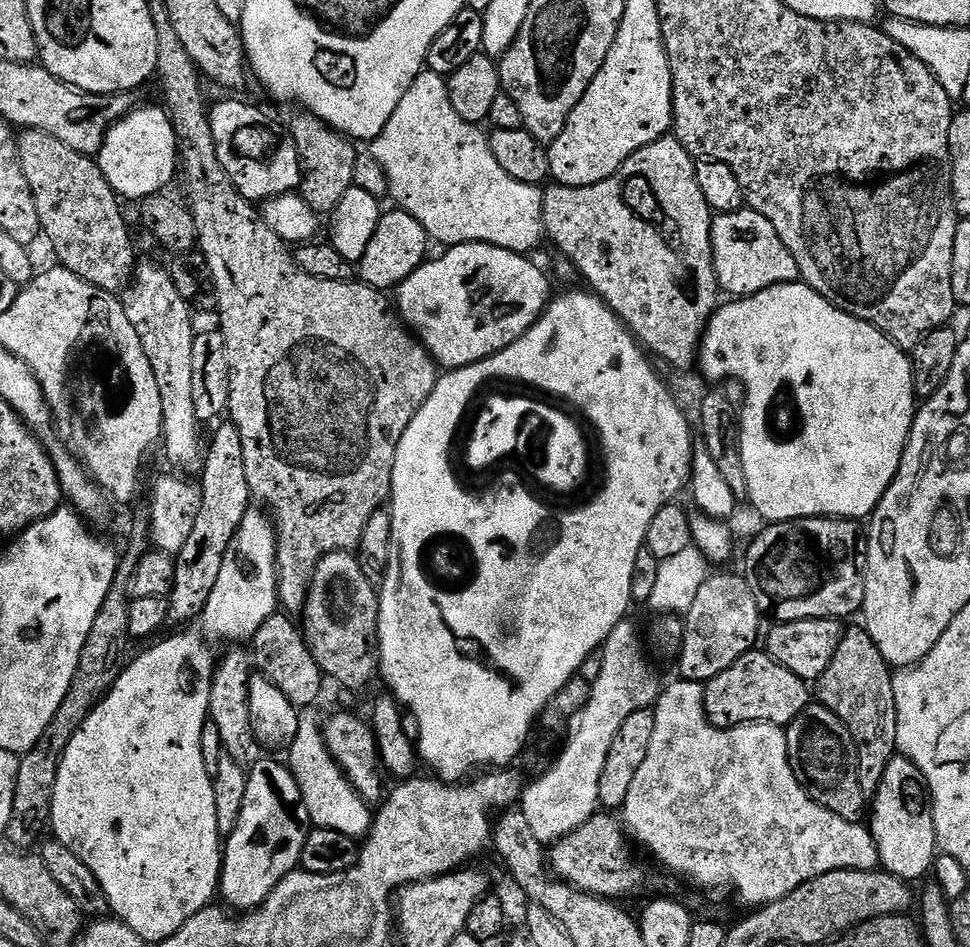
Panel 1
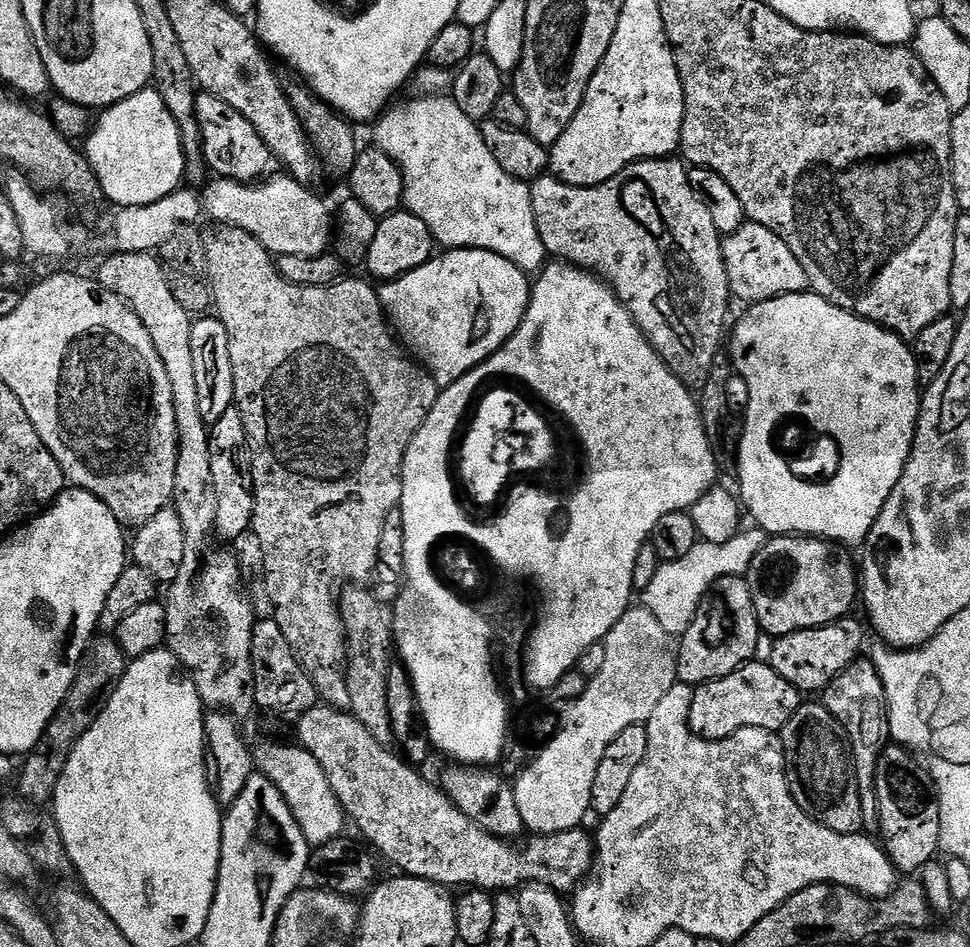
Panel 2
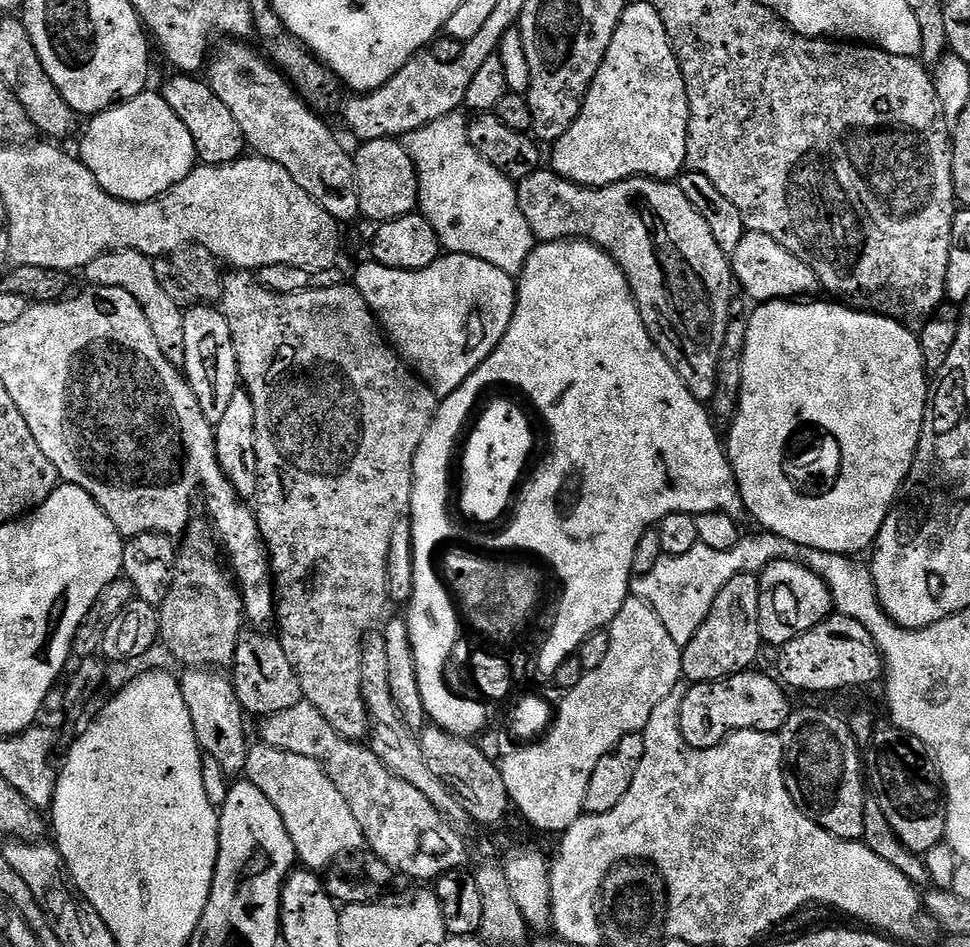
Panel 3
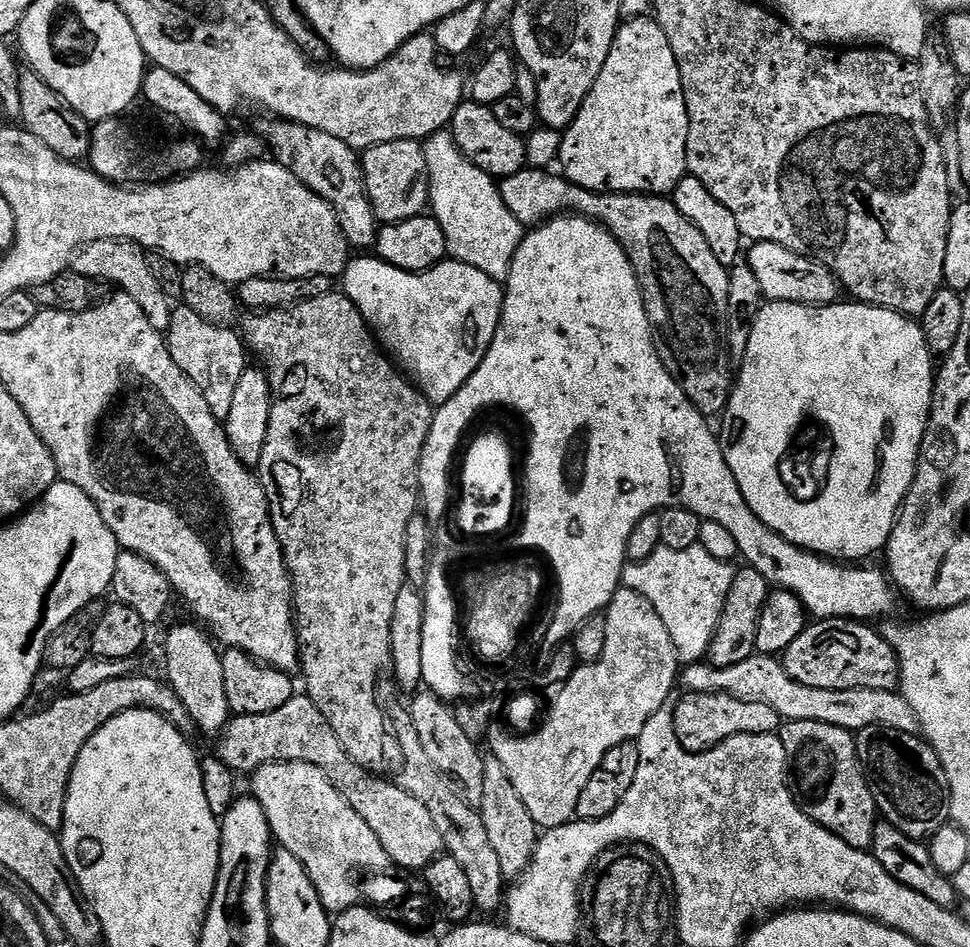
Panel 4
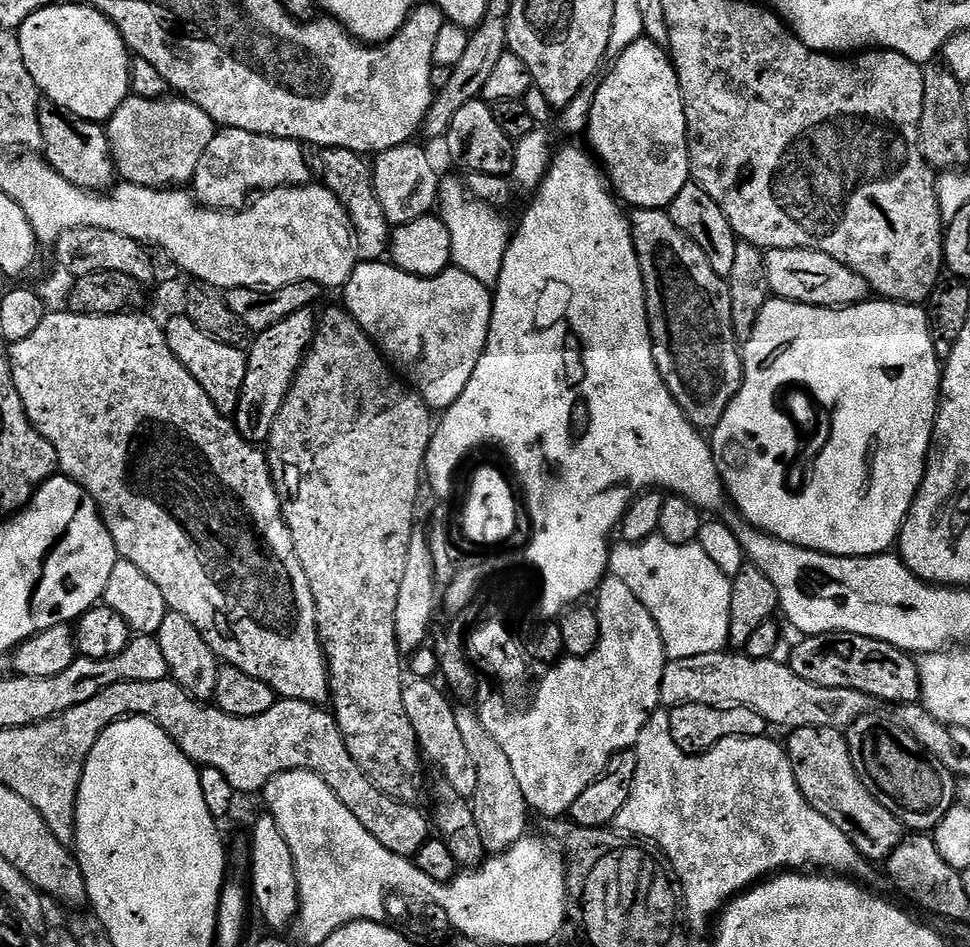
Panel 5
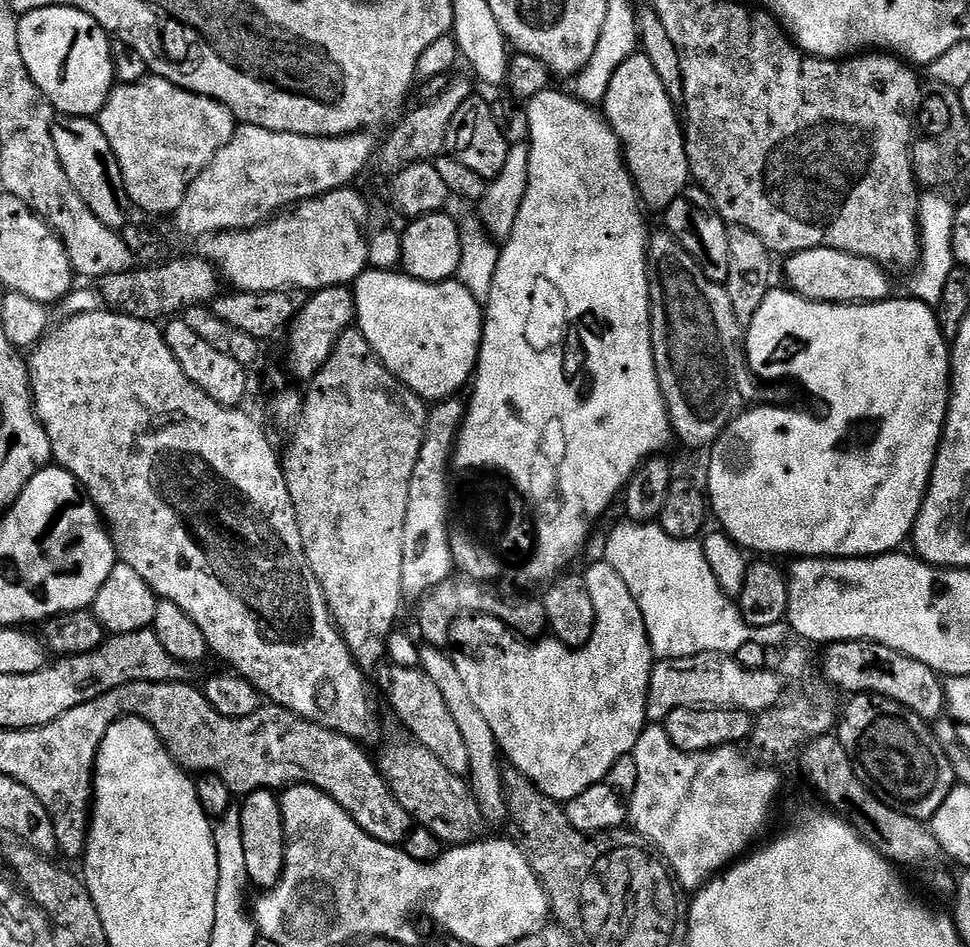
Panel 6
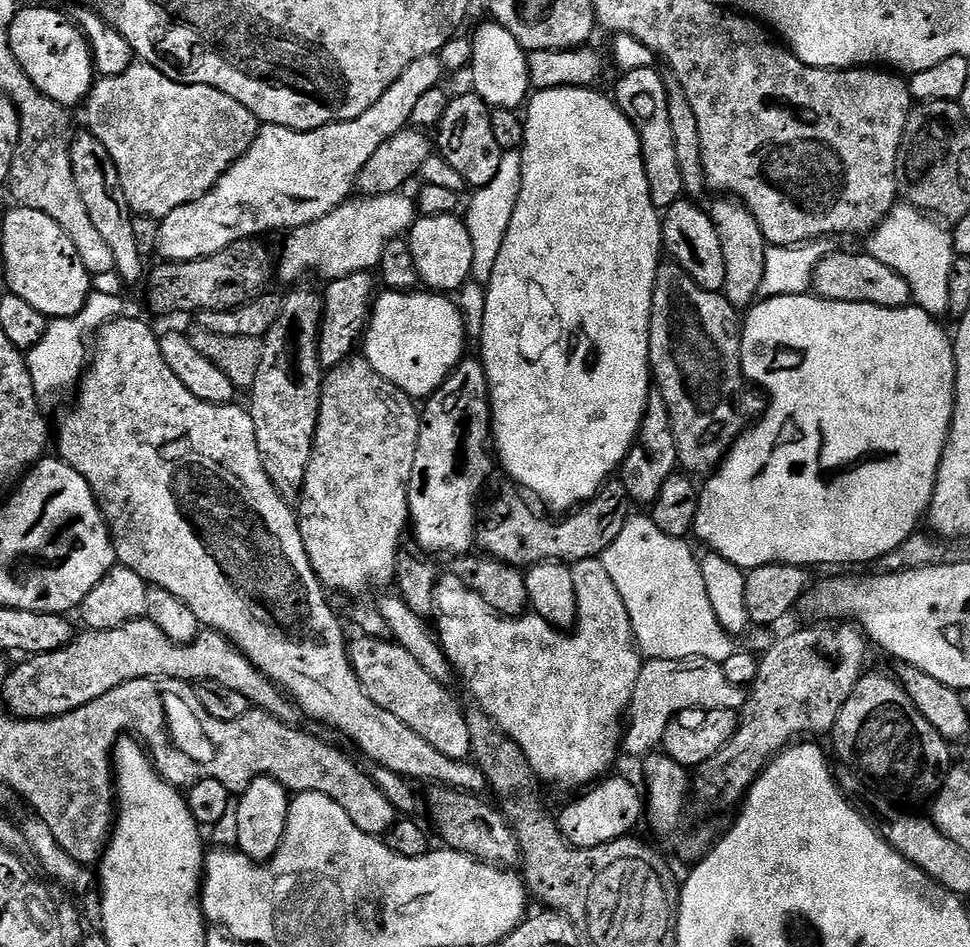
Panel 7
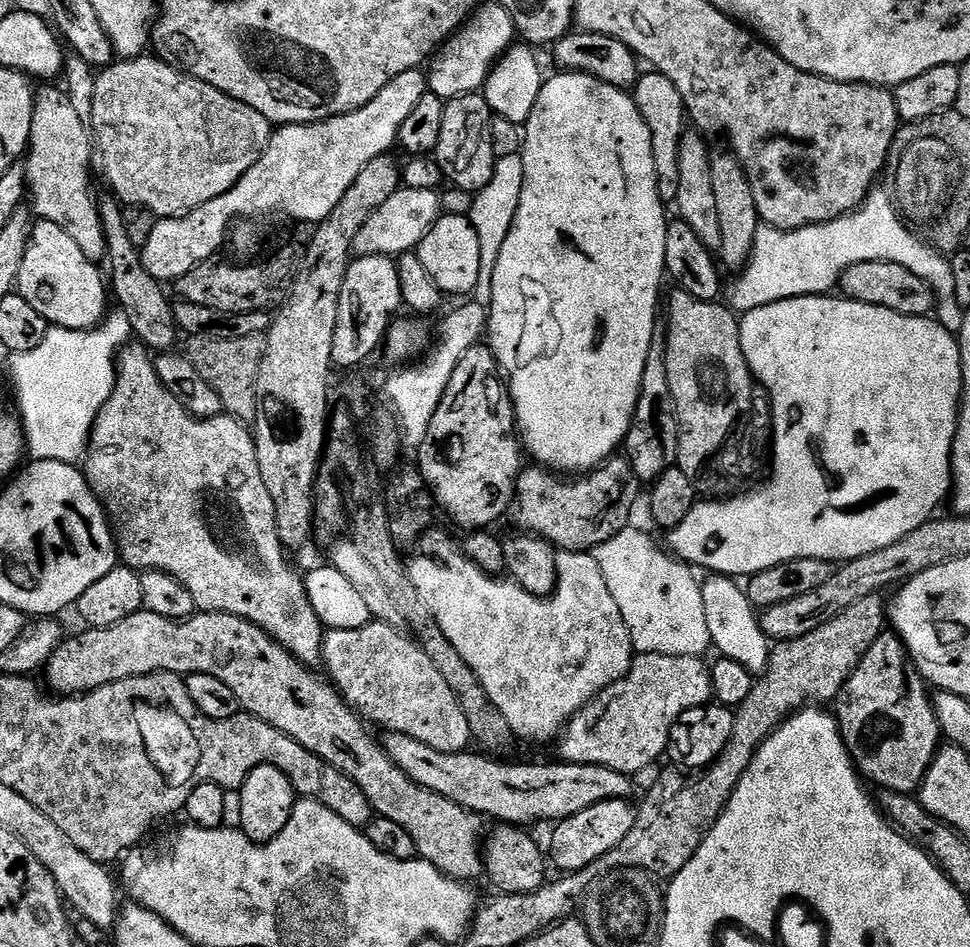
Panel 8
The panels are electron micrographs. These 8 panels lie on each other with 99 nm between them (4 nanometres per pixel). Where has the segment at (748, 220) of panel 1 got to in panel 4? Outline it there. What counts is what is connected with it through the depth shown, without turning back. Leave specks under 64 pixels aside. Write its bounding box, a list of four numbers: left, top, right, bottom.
[746,242,842,306]

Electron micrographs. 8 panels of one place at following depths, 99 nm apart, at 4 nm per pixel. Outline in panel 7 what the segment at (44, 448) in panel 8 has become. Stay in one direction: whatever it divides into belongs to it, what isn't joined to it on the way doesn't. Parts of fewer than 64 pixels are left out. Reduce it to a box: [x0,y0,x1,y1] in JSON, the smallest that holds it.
[26,290,124,398]

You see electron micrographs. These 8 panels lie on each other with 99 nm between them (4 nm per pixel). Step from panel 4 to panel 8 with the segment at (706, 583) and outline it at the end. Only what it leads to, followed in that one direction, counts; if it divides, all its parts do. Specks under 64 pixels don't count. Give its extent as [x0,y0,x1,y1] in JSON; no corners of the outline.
[594,526,712,657]

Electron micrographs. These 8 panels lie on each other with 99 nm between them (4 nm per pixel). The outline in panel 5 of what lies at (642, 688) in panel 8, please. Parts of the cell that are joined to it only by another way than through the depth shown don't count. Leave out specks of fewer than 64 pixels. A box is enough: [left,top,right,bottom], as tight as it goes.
[660,650,874,730]

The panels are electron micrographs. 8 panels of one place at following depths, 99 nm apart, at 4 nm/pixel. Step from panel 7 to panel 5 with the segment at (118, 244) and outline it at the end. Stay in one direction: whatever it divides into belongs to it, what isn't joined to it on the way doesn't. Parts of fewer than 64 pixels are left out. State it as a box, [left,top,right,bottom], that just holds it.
[38,99,118,190]

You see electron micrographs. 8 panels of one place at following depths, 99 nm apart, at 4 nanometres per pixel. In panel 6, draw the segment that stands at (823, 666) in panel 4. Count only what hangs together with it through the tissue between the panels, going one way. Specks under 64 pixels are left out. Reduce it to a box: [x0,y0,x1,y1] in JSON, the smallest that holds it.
[824,640,945,722]

